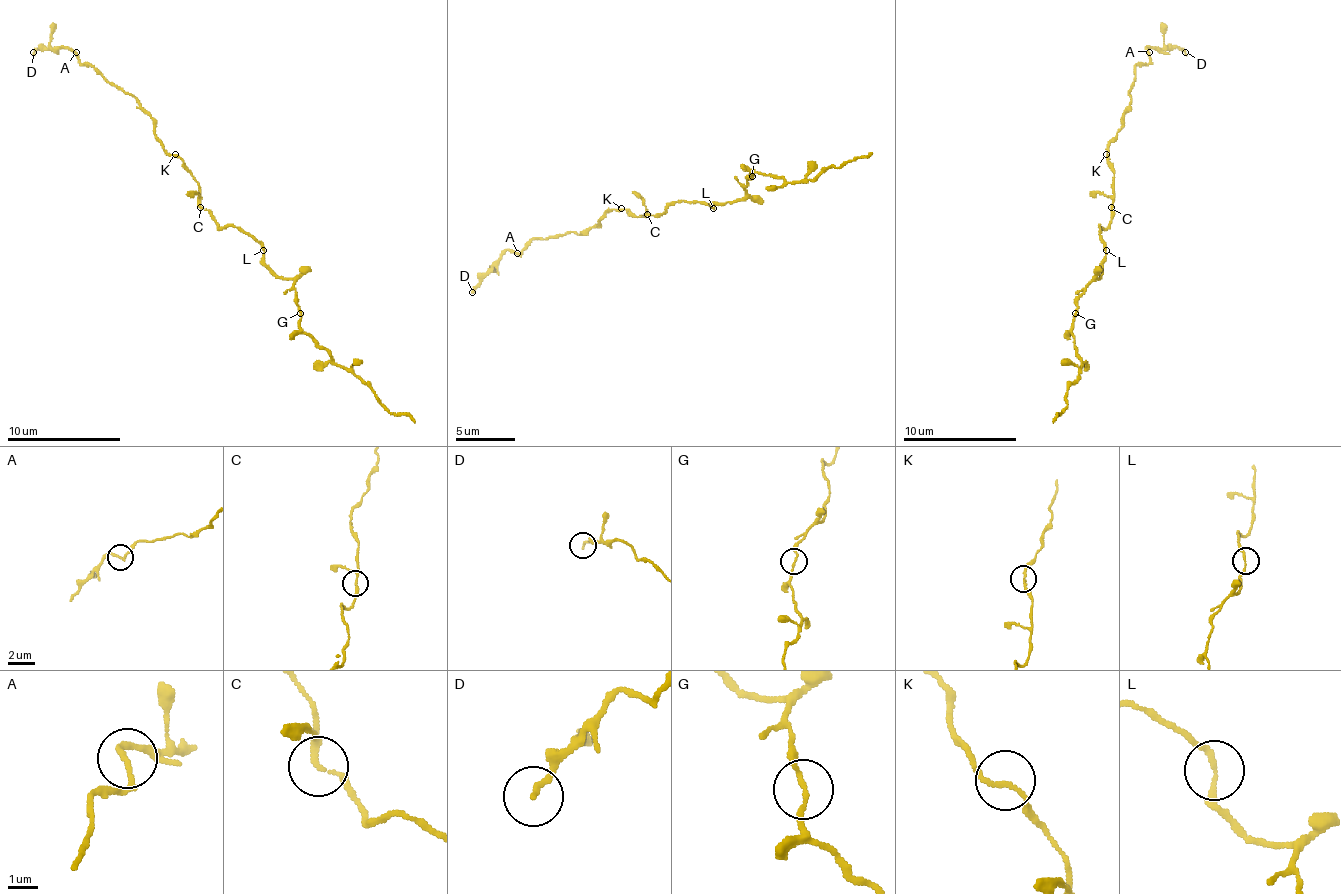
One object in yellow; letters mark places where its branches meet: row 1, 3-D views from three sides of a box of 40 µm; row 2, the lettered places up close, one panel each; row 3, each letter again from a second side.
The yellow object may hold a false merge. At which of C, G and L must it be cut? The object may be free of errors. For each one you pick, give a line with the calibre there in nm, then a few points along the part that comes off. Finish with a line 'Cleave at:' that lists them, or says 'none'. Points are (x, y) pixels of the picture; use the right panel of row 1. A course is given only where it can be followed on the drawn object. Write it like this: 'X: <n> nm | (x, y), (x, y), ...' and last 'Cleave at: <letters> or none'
Cleave at: none

